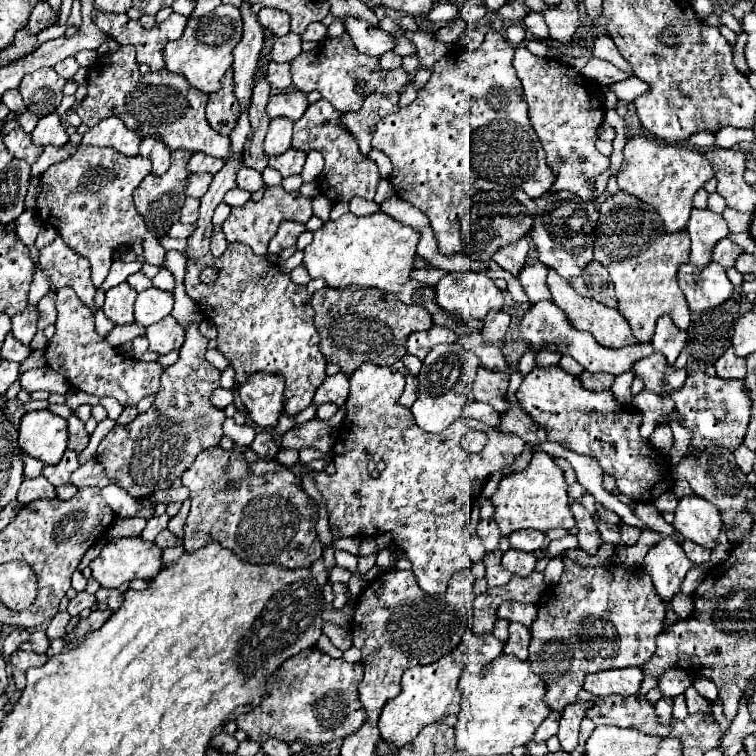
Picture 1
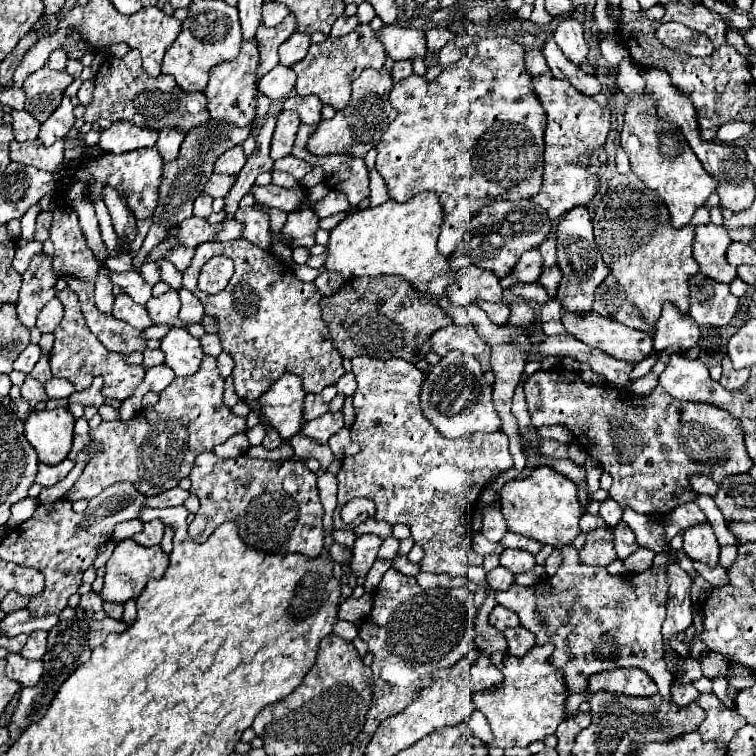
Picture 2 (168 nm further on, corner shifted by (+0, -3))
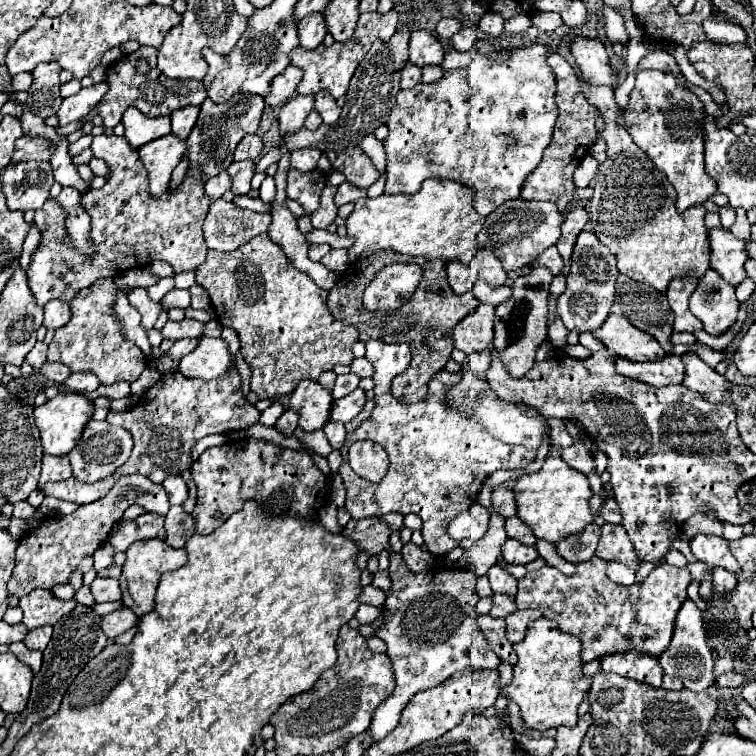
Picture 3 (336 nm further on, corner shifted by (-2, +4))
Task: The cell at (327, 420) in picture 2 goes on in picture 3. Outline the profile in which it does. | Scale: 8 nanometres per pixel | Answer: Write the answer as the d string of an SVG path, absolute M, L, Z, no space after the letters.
M360 388L350 392L348 396L336 400L330 408L330 422L342 422L342 424L350 422L362 410L364 402L366 402L364 400L364 390L360 390Z

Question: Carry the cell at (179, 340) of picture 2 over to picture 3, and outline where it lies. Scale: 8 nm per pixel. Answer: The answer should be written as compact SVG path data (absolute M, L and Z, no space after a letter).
M200 336L198 346L180 358L178 370L188 378L212 380L234 366L234 356L228 354L228 346L222 338Z

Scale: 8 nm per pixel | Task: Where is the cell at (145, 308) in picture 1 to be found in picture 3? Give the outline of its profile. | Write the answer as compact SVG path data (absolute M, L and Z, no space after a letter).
M170 290L162 300L160 300L162 308L170 310L170 308L188 308L190 306L190 292L188 290Z

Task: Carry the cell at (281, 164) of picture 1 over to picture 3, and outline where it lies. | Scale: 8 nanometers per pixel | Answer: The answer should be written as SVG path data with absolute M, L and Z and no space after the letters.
M306 148L306 150L296 150L290 154L290 168L296 168L300 172L310 172L316 168L316 162L320 158L320 150L316 148Z

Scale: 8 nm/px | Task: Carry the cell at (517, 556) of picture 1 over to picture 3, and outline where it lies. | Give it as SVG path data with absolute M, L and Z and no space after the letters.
M508 538L502 548L502 556L504 556L506 564L528 564L538 558L538 552L532 546L524 546L518 540Z

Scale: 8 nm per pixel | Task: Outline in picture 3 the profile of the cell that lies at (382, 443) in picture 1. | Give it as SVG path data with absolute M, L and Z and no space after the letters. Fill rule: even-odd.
M380 340L366 342L366 358L374 366L374 410L366 422L362 422L354 432L346 436L340 448L344 462L340 464L340 476L346 486L346 510L352 518L370 518L388 512L398 514L418 514L422 518L422 536L428 552L434 556L446 556L458 546L446 534L446 526L460 512L468 510L480 494L484 480L500 468L524 468L534 460L536 450L526 450L524 446L510 446L480 428L472 418L464 418L458 410L448 408L442 398L444 392L462 380L462 374L450 374L446 370L436 372L428 382L428 396L416 404L398 402L392 396L392 380L406 372L410 366L408 344L384 344ZM358 440L372 440L380 444L390 460L388 472L380 482L368 482L360 478L348 464L348 448Z

